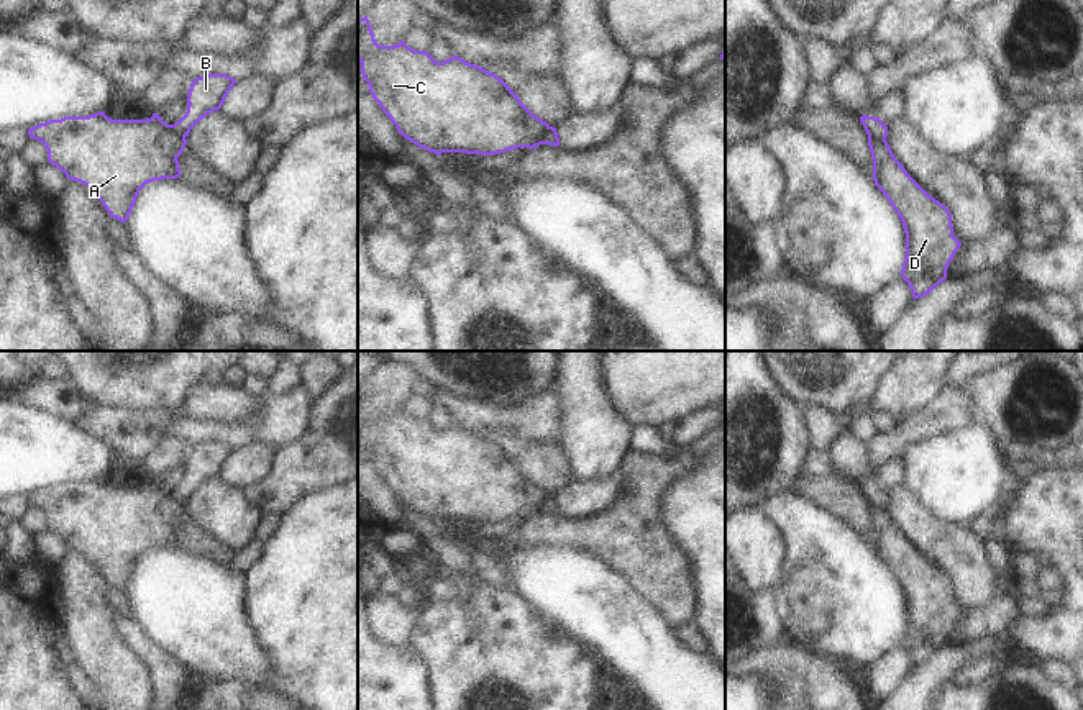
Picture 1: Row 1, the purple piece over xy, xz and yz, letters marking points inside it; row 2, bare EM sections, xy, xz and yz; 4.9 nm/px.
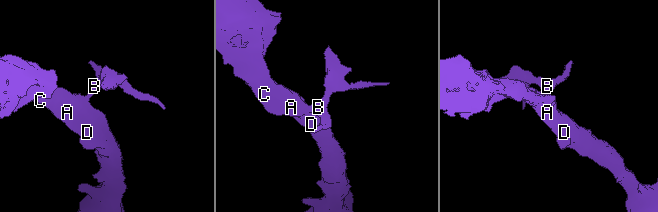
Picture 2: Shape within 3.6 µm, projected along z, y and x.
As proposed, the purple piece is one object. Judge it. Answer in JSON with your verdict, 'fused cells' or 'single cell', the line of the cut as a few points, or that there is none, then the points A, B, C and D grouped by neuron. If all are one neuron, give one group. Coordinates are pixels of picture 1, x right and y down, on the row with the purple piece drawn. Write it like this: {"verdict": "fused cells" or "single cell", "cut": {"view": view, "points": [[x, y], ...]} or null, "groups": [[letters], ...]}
{"verdict": "fused cells", "cut": {"view": "xz", "points": [[552, 127], [543, 143]]}, "groups": [["A", "C", "D"], ["B"]]}

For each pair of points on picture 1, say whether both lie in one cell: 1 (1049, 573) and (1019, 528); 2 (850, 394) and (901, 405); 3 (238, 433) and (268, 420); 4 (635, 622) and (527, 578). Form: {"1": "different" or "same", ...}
{"1": "different", "2": "different", "3": "same", "4": "same"}

